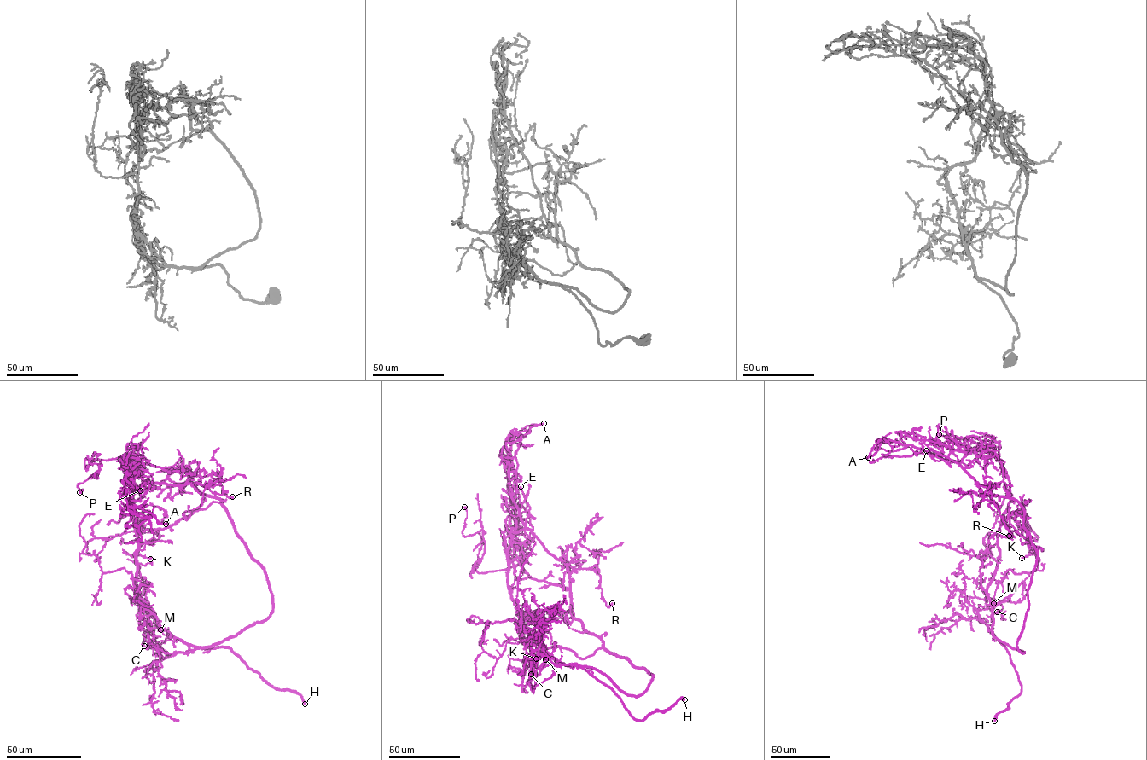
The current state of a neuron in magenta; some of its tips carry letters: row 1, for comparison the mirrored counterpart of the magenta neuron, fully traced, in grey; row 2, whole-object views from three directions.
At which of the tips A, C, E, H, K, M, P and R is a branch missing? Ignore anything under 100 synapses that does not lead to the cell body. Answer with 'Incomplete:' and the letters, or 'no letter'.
Incomplete: H

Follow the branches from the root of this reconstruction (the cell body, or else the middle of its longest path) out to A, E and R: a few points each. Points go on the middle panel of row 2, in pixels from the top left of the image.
A: (522, 617), (508, 581), (512, 535), (526, 528), (509, 491), (510, 441), (527, 426), (544, 423)
E: (522, 617), (518, 614), (510, 593), (508, 573), (512, 535), (526, 528), (530, 508), (521, 486)
R: (522, 617), (508, 581), (518, 565), (568, 588), (573, 571), (594, 569), (612, 603)

